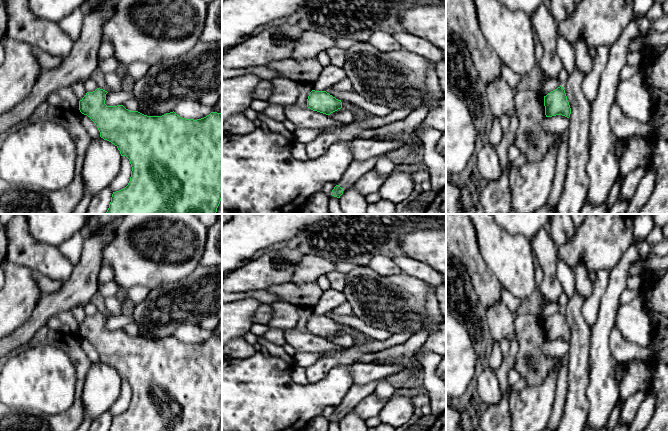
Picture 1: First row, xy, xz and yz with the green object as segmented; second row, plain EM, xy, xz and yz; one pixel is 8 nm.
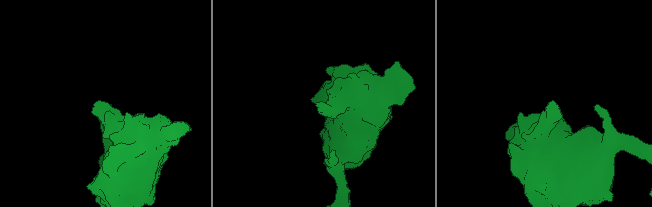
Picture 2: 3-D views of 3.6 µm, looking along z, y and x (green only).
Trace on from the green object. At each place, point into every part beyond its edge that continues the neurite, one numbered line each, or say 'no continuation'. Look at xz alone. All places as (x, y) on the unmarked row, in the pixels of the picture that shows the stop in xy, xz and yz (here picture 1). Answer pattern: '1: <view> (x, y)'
1: xz (356, 393)

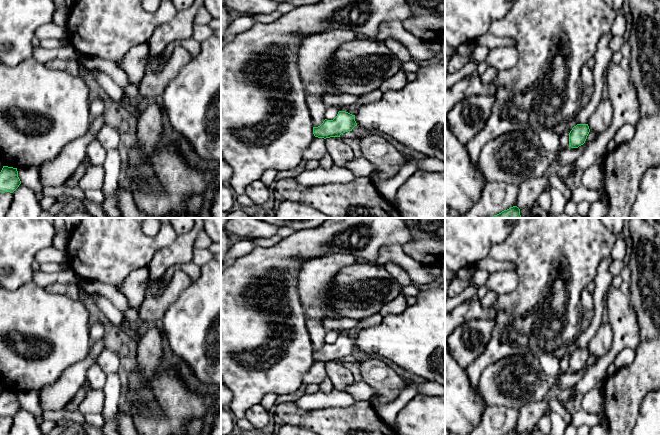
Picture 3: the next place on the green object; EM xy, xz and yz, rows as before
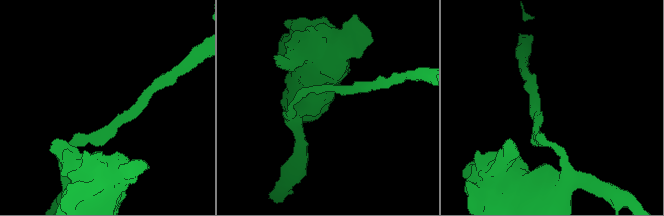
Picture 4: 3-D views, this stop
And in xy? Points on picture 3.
no continuation

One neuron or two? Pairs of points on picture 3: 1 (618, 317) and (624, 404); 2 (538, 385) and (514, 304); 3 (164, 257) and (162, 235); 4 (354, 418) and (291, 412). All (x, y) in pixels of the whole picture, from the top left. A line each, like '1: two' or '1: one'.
1: two
2: two
3: two
4: one

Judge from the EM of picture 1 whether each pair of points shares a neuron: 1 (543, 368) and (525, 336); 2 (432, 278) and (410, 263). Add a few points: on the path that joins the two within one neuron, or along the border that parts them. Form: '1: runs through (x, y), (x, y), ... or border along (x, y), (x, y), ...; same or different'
1: runs through (538, 360), (530, 348), (530, 344); same
2: runs through (427, 274), (415, 268); same

